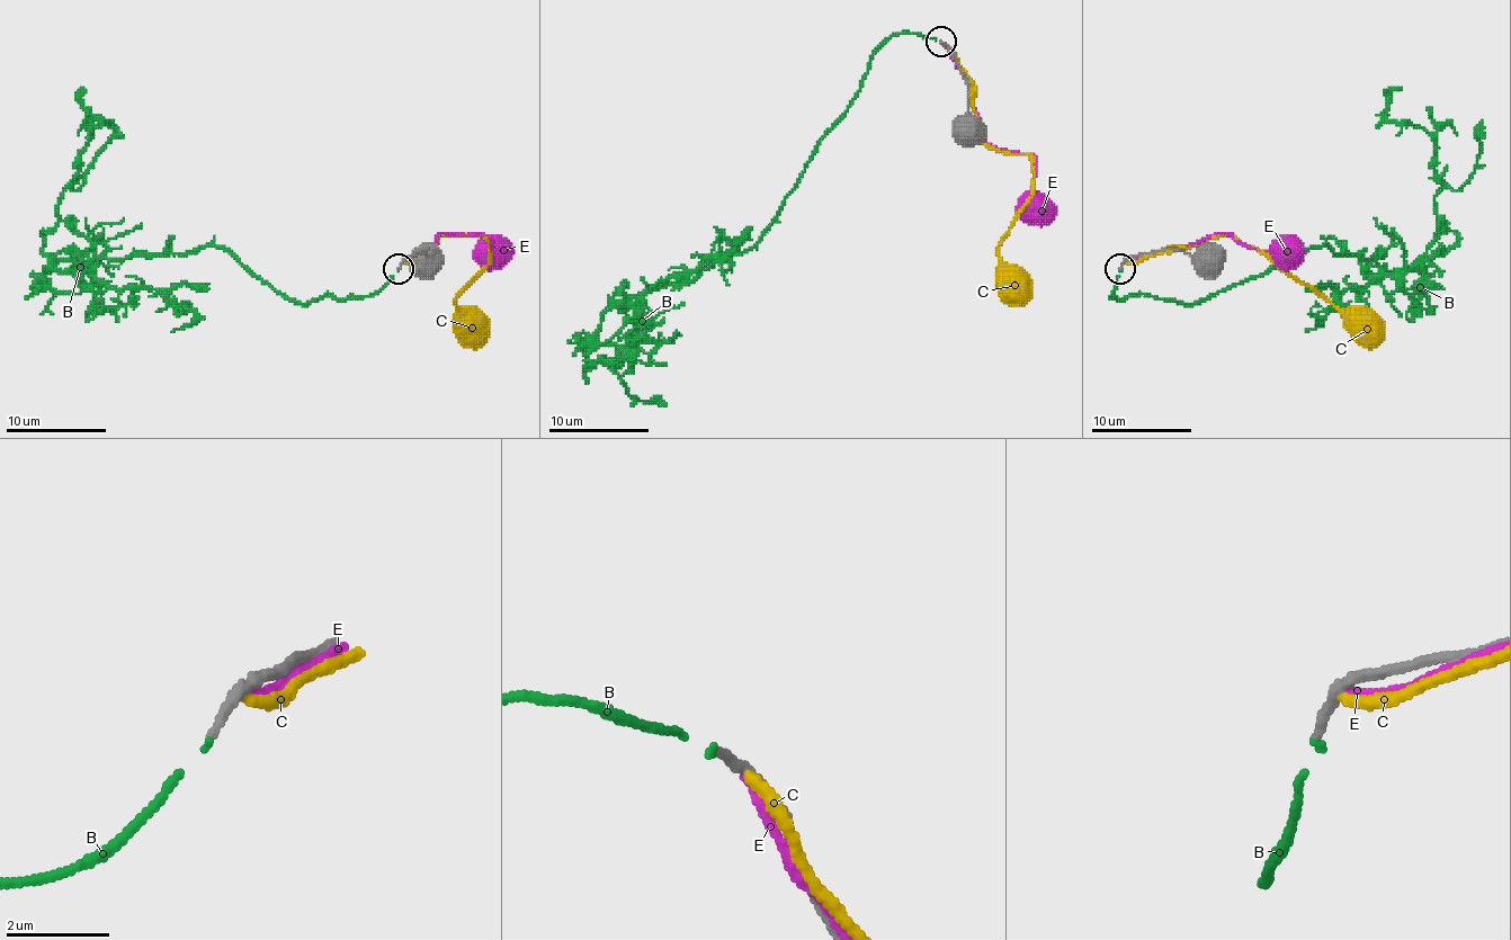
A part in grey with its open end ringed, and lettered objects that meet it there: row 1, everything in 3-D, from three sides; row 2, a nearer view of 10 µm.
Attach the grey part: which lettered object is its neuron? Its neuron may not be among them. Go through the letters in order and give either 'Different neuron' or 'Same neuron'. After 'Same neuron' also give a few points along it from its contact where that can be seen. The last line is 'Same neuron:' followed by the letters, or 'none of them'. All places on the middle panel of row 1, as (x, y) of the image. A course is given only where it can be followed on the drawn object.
B: Same neuron. Its course: (940, 43), (895, 33), (769, 230), (638, 292), (635, 352), (608, 363), (649, 310), (623, 322)
C: Different neuron
E: Different neuron
Same neuron: B

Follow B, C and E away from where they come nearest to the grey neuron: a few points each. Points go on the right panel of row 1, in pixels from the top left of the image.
B: (1121, 268), (1111, 296), (1179, 304), (1321, 245), (1406, 274), (1441, 185), (1431, 137), (1386, 119), (1401, 87)
C: (1124, 261), (1142, 261), (1162, 251), (1189, 248), (1232, 235), (1323, 294), (1361, 329)
E: (1127, 258), (1140, 261), (1164, 248), (1195, 245), (1215, 235), (1232, 235), (1250, 248), (1282, 251)

